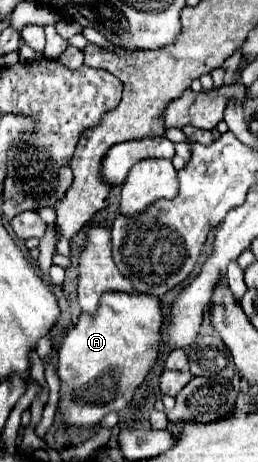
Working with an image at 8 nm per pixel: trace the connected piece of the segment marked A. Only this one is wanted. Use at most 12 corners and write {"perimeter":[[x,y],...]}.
{"perimeter":[[104,294],[58,350],[64,426],[128,406],[156,362],[156,296]]}

